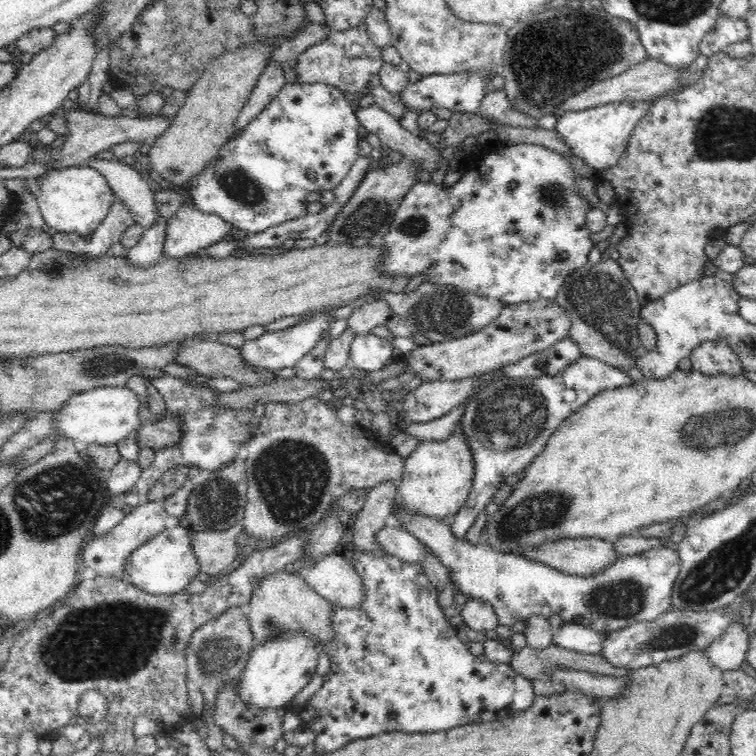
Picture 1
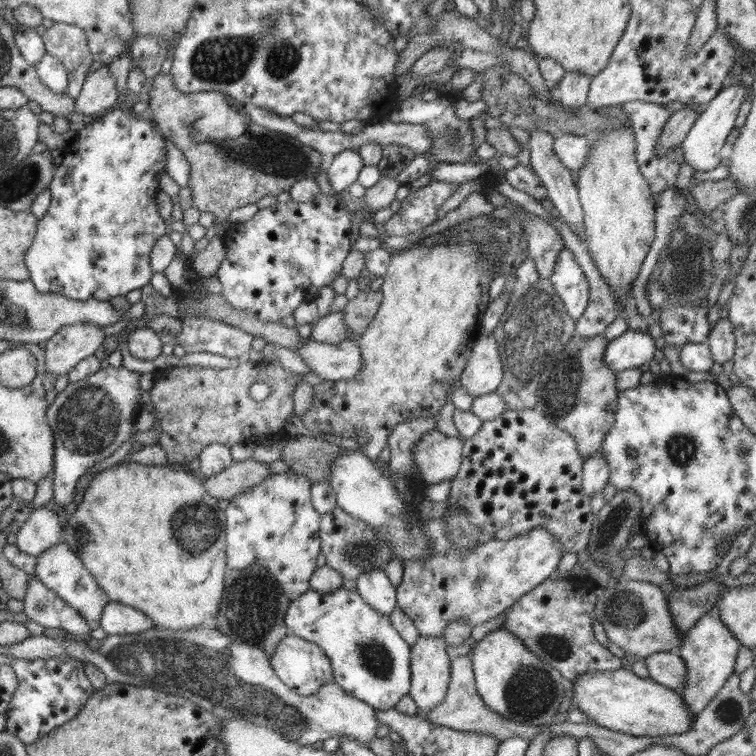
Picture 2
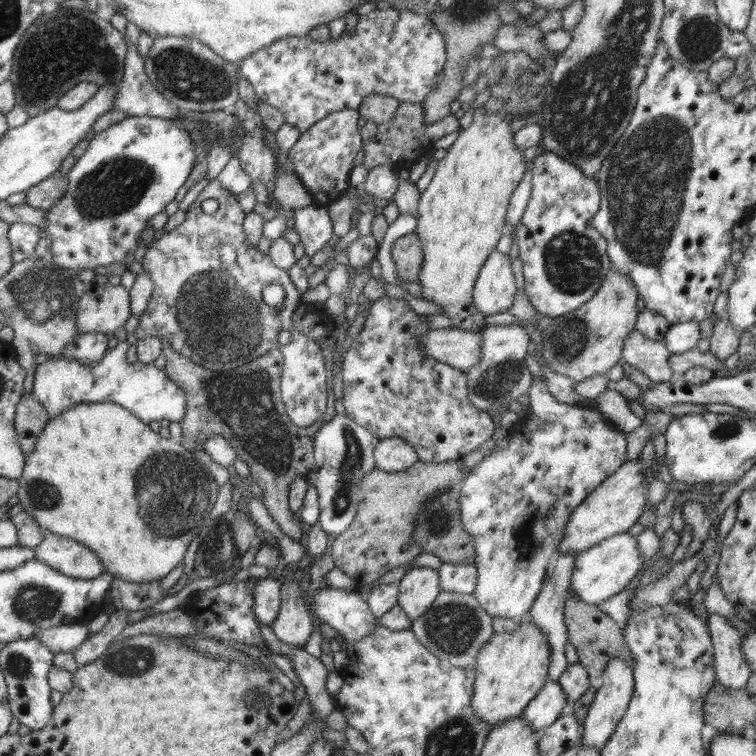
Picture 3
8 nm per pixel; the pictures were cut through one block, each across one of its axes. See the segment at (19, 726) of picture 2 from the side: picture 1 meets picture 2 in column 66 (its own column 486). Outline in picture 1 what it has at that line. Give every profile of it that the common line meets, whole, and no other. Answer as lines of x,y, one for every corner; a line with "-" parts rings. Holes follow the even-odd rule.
354,551
350,561
354,565
354,569
360,573
362,584
366,589
364,602
358,608
342,609
332,604
332,625
334,628
334,638
323,647
324,652
332,656
333,663
329,667
328,672
323,676
323,685
314,693
304,704
302,704
295,712
301,722
301,730
311,730
316,735
314,743
315,752
318,754
326,754
334,752
349,742
358,739
367,739
374,735
382,735
392,731
402,731
407,733
423,733
423,732
442,732
448,731
452,727
462,726
470,723
487,723
491,720
498,720
505,716
525,711
530,708
535,697
533,684
527,678
515,673
515,670
506,663
490,662
484,654
472,655
466,647
466,643
462,642
456,635
457,628
448,623
444,617
442,607
438,604
437,598
439,592
435,589
435,585
426,576
424,567
421,564
412,564
404,562
385,551
380,552
358,552

